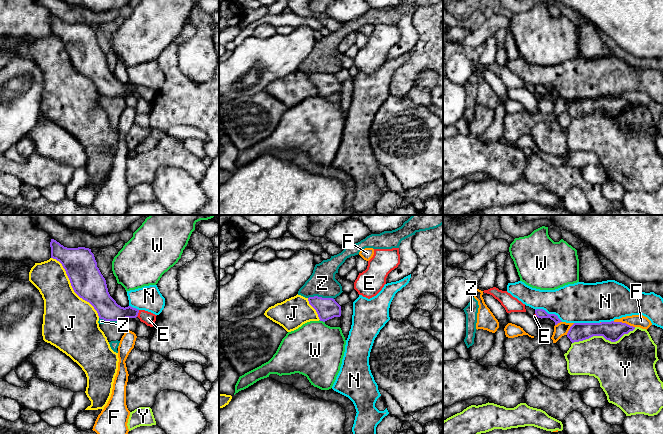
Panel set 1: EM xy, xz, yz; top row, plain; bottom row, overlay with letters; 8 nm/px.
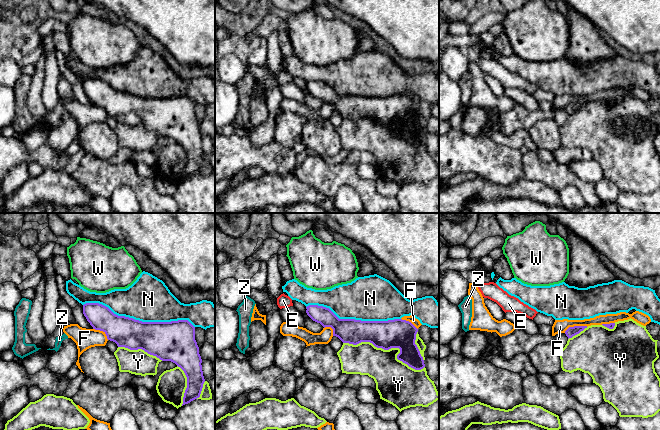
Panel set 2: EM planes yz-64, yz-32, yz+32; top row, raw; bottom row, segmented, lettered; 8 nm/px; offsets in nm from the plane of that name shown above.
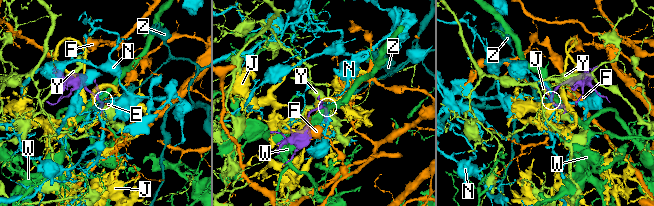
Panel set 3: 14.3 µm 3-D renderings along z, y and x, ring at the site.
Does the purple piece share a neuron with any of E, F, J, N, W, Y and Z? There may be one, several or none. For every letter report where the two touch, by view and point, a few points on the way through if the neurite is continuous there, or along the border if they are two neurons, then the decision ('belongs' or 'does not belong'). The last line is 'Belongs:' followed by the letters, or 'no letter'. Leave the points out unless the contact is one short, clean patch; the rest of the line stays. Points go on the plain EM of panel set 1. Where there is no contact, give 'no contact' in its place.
E: contact xy (138, 88); way xy (107, 85), (113, 88), (138, 88), (148, 94); belongs
F: contact yz (624, 99); does not belong
J: contact xy (72, 63); does not belong
N: contact yz (549, 90); does not belong
W: contact xz (322, 96); border xz (319, 96), (324, 98); does not belong
Y: contact yz (603, 112); does not belong
Z: contact xz (321, 73); does not belong
Belongs: E

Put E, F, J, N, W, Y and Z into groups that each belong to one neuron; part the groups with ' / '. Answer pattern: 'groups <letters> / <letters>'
groups E / F / J / N / W / Y / Z

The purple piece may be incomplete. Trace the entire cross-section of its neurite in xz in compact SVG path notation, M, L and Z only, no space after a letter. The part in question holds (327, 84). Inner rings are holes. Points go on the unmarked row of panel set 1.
M309 73L309 80L316 86L320 97L341 92L341 82L333 74Z

